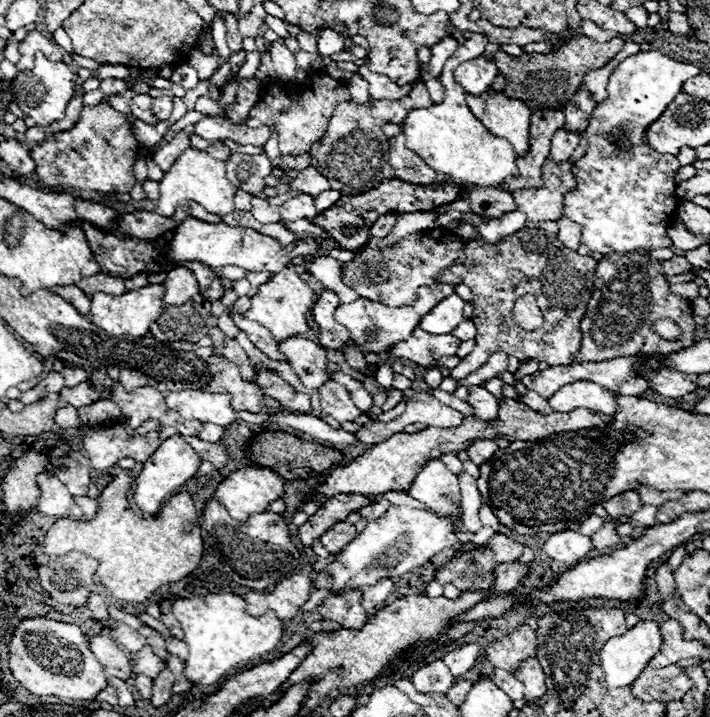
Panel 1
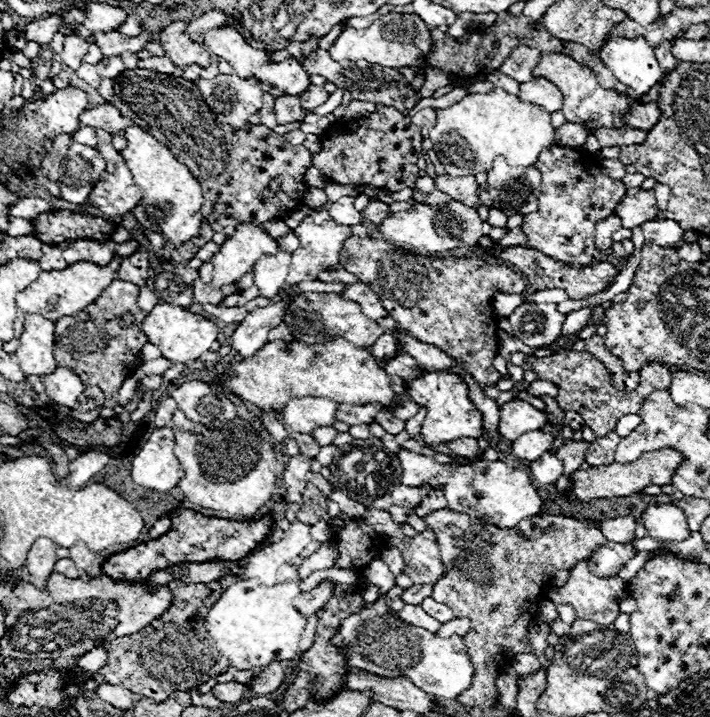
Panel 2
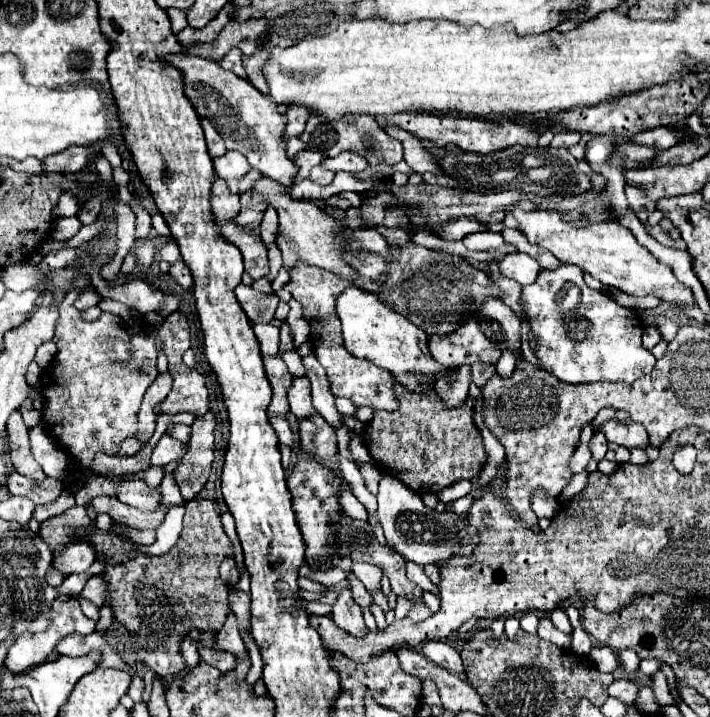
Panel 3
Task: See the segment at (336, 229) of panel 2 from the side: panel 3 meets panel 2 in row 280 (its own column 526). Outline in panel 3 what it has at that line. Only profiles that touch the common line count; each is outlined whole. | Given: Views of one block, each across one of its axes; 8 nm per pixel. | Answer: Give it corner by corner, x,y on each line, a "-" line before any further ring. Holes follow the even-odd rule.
560,264
554,270
540,270
540,276
536,278
534,284
522,288
522,296
528,306
528,320
532,326
532,332
540,338
540,348
538,348
538,360
542,366
554,374
562,382
570,384
582,384
582,382
598,382
598,380
624,380
624,382
634,382
640,376
646,376
652,372
656,358
652,356
650,350
642,346
642,320
636,310
618,306
610,296
592,290
584,284
582,280
582,270
576,266
564,266
-
572,286
580,288
580,302
576,304
574,310
566,312
564,310
564,298

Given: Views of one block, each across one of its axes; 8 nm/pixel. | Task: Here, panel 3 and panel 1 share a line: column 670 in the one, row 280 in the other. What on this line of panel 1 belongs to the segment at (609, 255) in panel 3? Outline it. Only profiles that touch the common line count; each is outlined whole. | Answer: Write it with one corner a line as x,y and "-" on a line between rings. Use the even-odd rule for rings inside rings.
288,262
284,270
280,270
280,274
274,274
272,280
268,280
258,288
258,294
252,296
252,306
244,316
268,328
278,342
284,342
286,338
292,338
292,336
304,336
310,330
306,316
312,310
316,300
318,296
314,294
314,290
308,286
308,282
298,278
294,264

